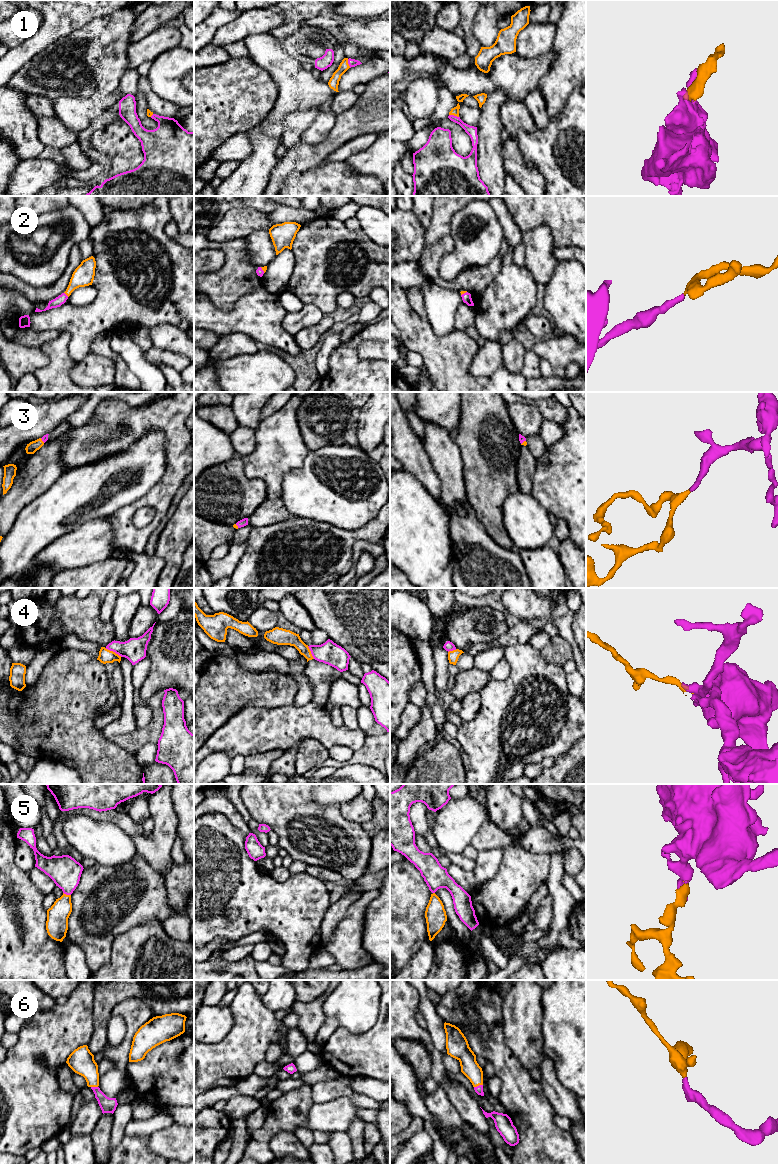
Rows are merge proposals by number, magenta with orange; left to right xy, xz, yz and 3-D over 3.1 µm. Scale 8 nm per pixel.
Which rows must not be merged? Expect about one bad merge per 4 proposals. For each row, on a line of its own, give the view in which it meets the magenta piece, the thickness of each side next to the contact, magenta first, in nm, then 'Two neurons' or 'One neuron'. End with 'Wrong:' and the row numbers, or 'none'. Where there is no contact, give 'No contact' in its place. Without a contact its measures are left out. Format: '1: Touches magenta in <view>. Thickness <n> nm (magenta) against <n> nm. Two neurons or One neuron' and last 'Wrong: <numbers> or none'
1: Touches magenta in yz. Thickness 190 nm (magenta) against 70 nm. One neuron
2: Touches magenta in xy. Thickness 80 nm (magenta) against 160 nm. One neuron
3: Touches magenta in xy. Thickness 50 nm (magenta) against 90 nm. One neuron
4: Touches magenta in xy. Thickness 180 nm (magenta) against 110 nm. Two neurons
5: Touches magenta in xy. Thickness 240 nm (magenta) against 180 nm. One neuron
6: Touches magenta in yz. Thickness 60 nm (magenta) against 150 nm. One neuron
Wrong: 4

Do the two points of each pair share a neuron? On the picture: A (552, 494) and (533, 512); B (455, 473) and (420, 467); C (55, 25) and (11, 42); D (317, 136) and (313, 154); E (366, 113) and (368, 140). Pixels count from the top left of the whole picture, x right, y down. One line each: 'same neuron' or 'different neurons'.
A: different neurons
B: different neurons
C: different neurons
D: different neurons
E: different neurons

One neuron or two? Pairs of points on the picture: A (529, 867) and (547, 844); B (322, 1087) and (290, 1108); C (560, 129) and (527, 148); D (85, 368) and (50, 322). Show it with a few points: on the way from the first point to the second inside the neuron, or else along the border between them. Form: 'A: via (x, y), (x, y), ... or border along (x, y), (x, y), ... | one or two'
A: border along (519, 842), (529, 851), (549, 852) | two
B: border along (310, 1086), (310, 1097), (313, 1102) | two
C: via (552, 137), (541, 148), (535, 148) | one
D: border along (89, 353), (76, 362) | two

